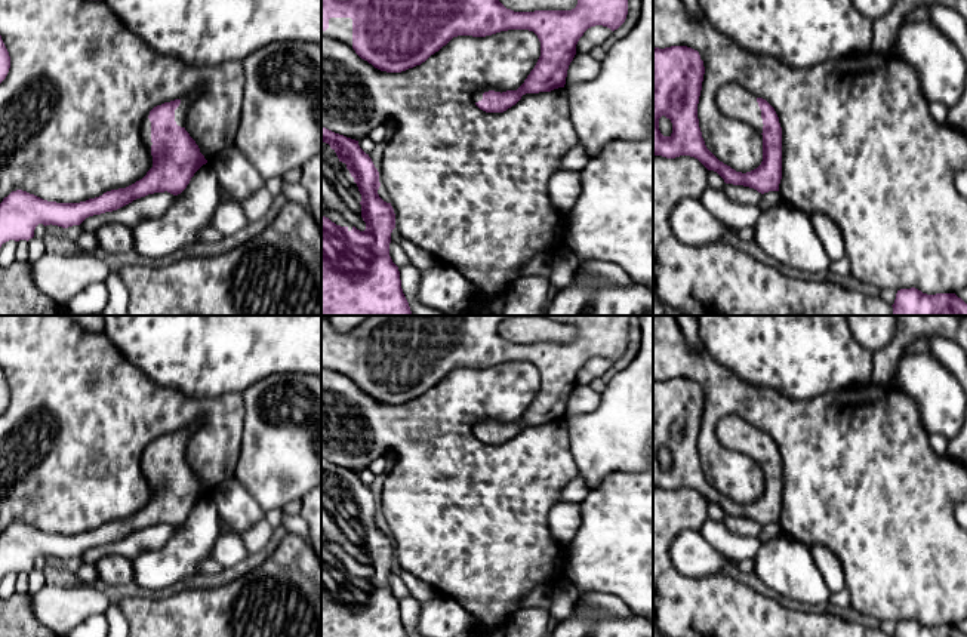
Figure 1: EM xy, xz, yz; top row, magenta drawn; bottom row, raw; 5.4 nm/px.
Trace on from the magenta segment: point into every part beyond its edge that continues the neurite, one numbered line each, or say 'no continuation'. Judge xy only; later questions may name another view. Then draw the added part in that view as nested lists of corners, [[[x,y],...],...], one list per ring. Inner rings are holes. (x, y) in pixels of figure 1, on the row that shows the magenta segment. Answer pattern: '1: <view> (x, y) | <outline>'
1: xy (145, 129) | [[[150,113],[147,114],[147,117],[142,121],[142,127],[141,127],[141,133],[142,133],[142,139],[145,142],[145,145],[148,147],[148,150],[151,151],[151,121],[148,119]]]

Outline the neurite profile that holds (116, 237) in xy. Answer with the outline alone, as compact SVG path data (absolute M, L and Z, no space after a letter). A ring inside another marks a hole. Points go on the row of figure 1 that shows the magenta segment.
M121 222L104 224L95 231L98 247L111 253L133 250L133 231Z

